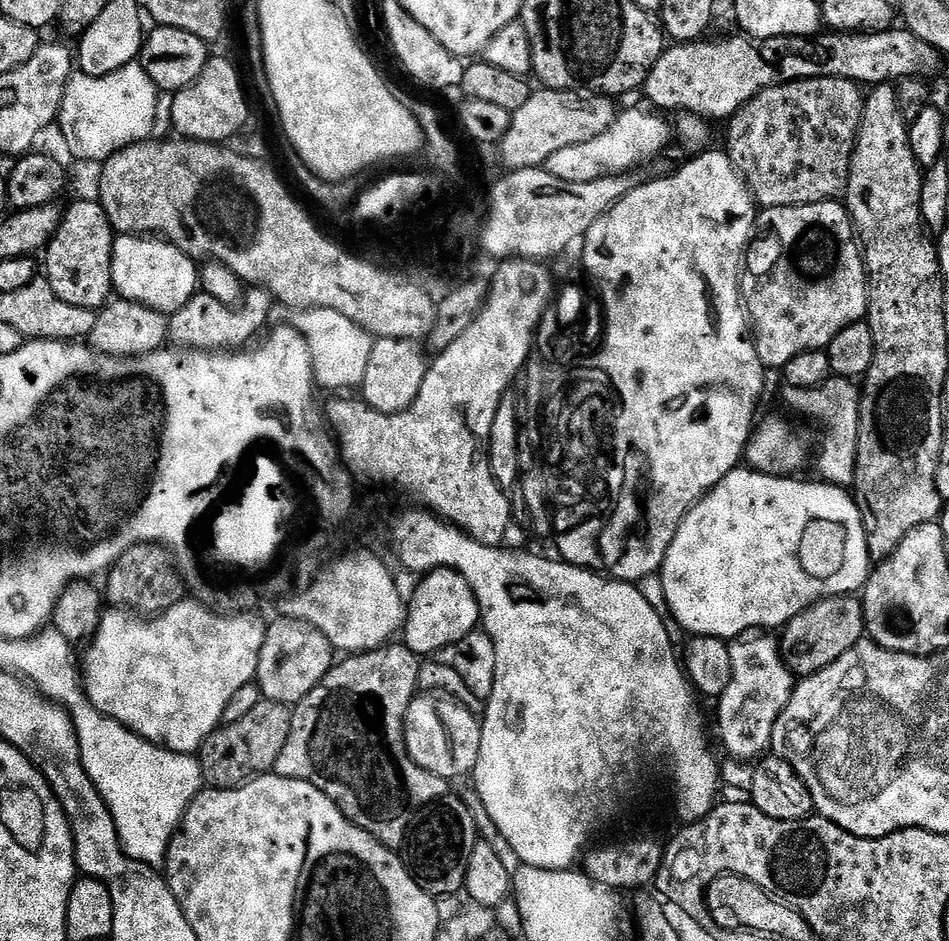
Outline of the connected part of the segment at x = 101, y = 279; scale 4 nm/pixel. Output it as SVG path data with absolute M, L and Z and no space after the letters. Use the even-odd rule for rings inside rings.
M77 199L63 215L59 232L46 248L44 262L49 288L67 304L100 309L111 297L114 275L114 230L107 207L94 200Z

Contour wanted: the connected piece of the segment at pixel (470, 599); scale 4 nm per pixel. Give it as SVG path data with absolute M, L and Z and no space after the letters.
M439 568L429 572L419 582L420 589L413 594L408 607L408 620L405 621L402 629L402 643L420 658L432 656L435 652L440 652L443 648L448 648L451 644L456 644L459 640L464 640L472 631L477 630L481 623L479 604L476 601L474 590L466 582L466 578L454 568Z

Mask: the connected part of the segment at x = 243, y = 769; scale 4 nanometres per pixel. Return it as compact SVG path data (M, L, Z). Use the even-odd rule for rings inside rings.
M262 700L256 711L247 718L231 721L221 729L221 732L215 731L208 736L202 745L200 754L201 769L204 771L208 767L208 756L216 756L216 760L220 760L220 756L228 756L228 760L224 760L224 764L220 764L220 768L216 768L216 772L207 772L207 777L217 787L239 788L239 786L249 782L251 778L259 774L269 773L274 768L278 754L287 743L289 728L289 711L284 708L278 709L274 702Z

